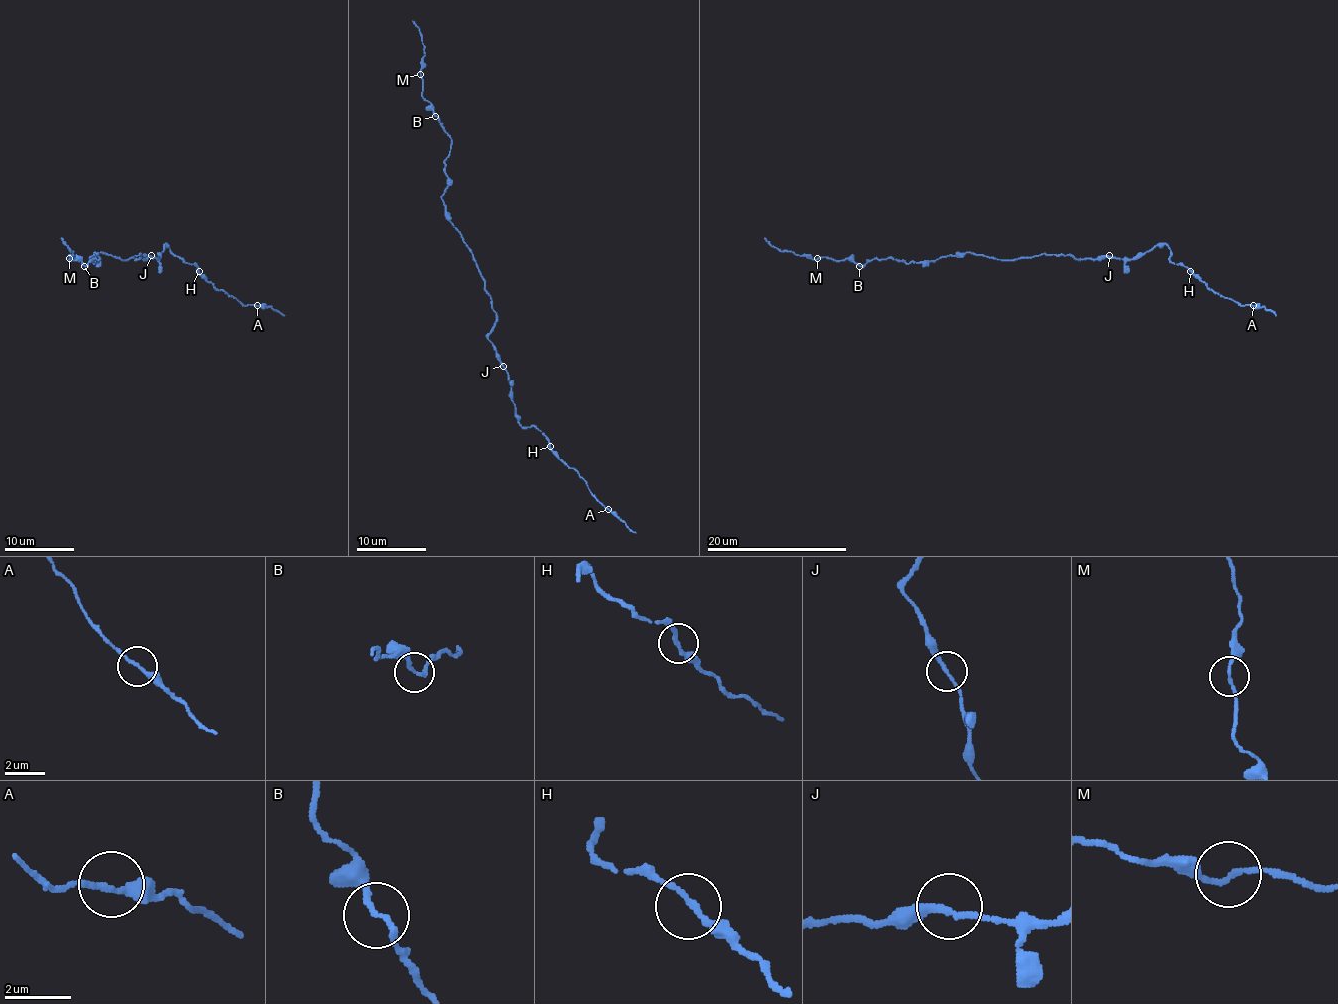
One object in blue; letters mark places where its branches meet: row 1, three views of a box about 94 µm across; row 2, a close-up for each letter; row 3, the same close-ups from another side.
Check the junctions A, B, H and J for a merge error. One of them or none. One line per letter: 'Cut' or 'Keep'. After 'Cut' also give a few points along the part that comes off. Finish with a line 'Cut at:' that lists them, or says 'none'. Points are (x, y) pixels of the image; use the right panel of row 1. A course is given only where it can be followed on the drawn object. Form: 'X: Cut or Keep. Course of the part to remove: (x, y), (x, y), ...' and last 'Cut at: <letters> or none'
A: Keep
B: Keep
H: Keep
J: Keep
Cut at: none

